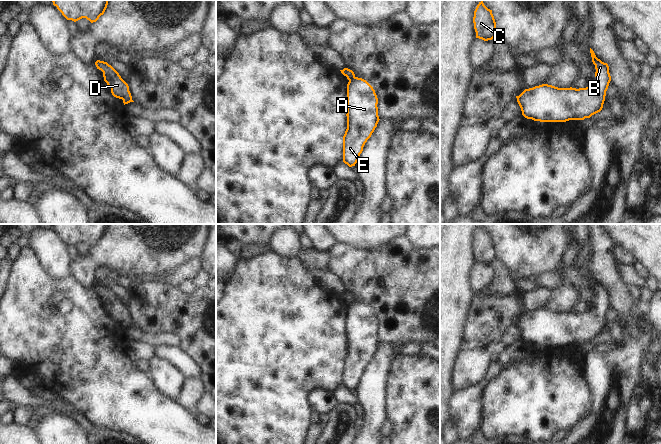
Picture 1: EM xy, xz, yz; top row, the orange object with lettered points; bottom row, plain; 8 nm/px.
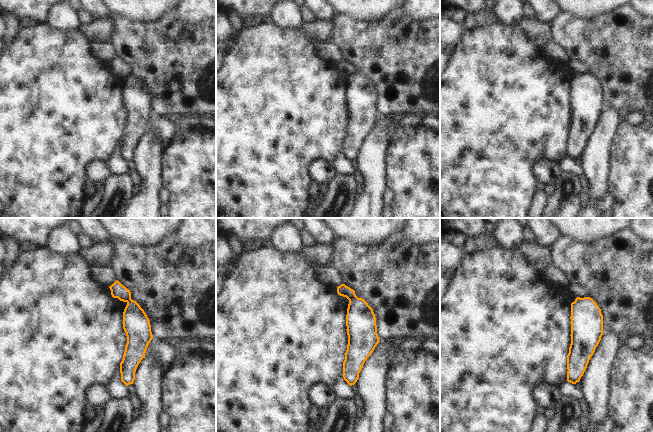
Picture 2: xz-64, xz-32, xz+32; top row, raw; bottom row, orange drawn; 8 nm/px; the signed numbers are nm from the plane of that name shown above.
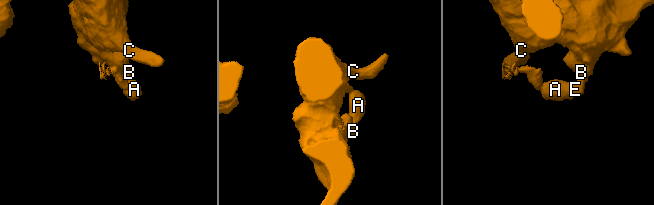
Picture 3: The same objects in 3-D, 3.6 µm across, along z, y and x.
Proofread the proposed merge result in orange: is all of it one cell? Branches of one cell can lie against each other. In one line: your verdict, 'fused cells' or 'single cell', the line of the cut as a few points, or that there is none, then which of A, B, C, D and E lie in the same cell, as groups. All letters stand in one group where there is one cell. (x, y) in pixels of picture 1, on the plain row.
fused cells; cut xz (354, 300), (349, 305); groups A B C E / D

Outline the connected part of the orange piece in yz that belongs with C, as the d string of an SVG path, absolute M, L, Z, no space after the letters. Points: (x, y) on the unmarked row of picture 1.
M482 224L474 235L473 247L476 262L488 265L496 260L496 246L492 234L488 233Z

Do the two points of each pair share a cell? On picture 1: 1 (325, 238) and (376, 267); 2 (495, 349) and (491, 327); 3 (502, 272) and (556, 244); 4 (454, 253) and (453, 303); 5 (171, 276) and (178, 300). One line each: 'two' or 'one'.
1: two
2: two
3: two
4: one
5: two

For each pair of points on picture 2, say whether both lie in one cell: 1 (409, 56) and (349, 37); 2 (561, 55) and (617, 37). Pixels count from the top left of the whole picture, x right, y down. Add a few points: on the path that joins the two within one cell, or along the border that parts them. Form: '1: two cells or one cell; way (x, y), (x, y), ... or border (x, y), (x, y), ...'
1: one cell; way (394, 53), (389, 52), (382, 45), (364, 45)
2: two cells; border (550, 39), (560, 46), (570, 59)

